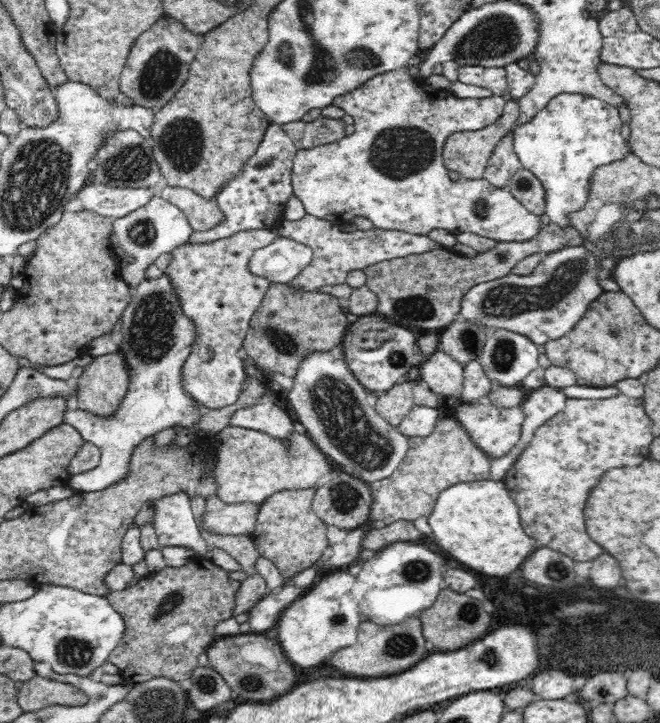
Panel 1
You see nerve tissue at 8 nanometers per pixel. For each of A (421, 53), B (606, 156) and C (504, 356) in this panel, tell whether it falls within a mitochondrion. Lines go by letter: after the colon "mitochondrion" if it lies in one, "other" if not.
A: other
B: other
C: mitochondrion

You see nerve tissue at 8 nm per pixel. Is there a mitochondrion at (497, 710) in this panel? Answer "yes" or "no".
no

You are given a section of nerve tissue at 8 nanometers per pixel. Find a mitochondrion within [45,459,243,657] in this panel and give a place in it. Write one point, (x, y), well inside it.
(171, 600)

